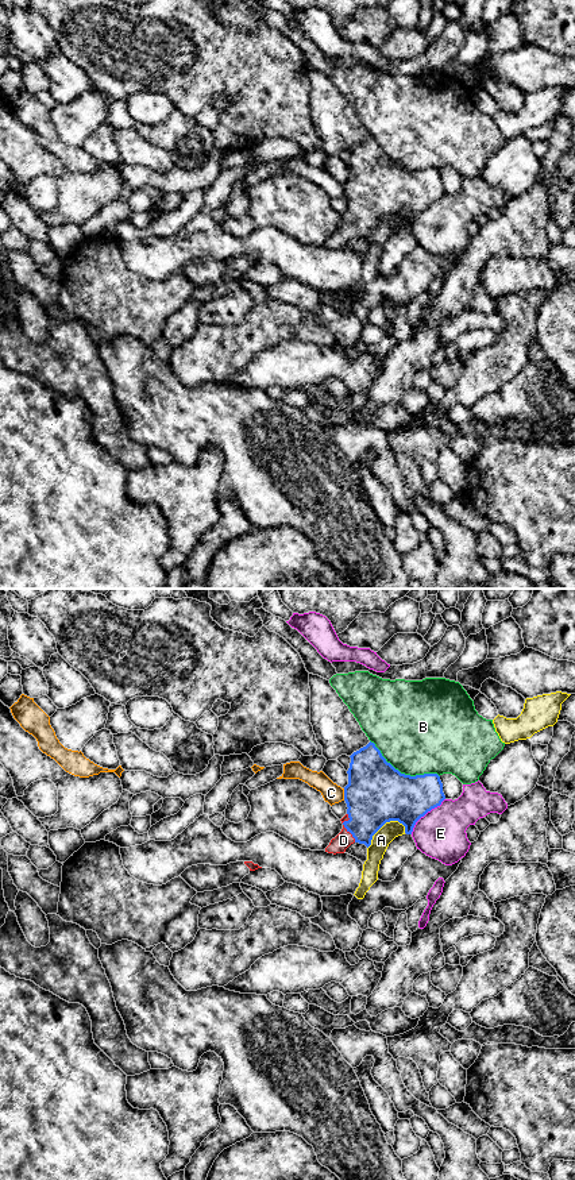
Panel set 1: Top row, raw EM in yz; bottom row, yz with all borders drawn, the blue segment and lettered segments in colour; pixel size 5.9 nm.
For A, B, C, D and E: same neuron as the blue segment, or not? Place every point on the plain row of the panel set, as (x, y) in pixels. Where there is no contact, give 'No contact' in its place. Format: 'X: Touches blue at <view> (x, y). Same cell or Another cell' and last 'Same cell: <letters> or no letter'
A: Touches blue at yz (382, 220). Another cell
B: Touches blue at yz (402, 169). Another cell
C: Touches blue at yz (344, 189). Another cell
D: Touches blue at yz (344, 222). Same cell
E: Touches blue at yz (425, 208). Another cell
Same cell: D

